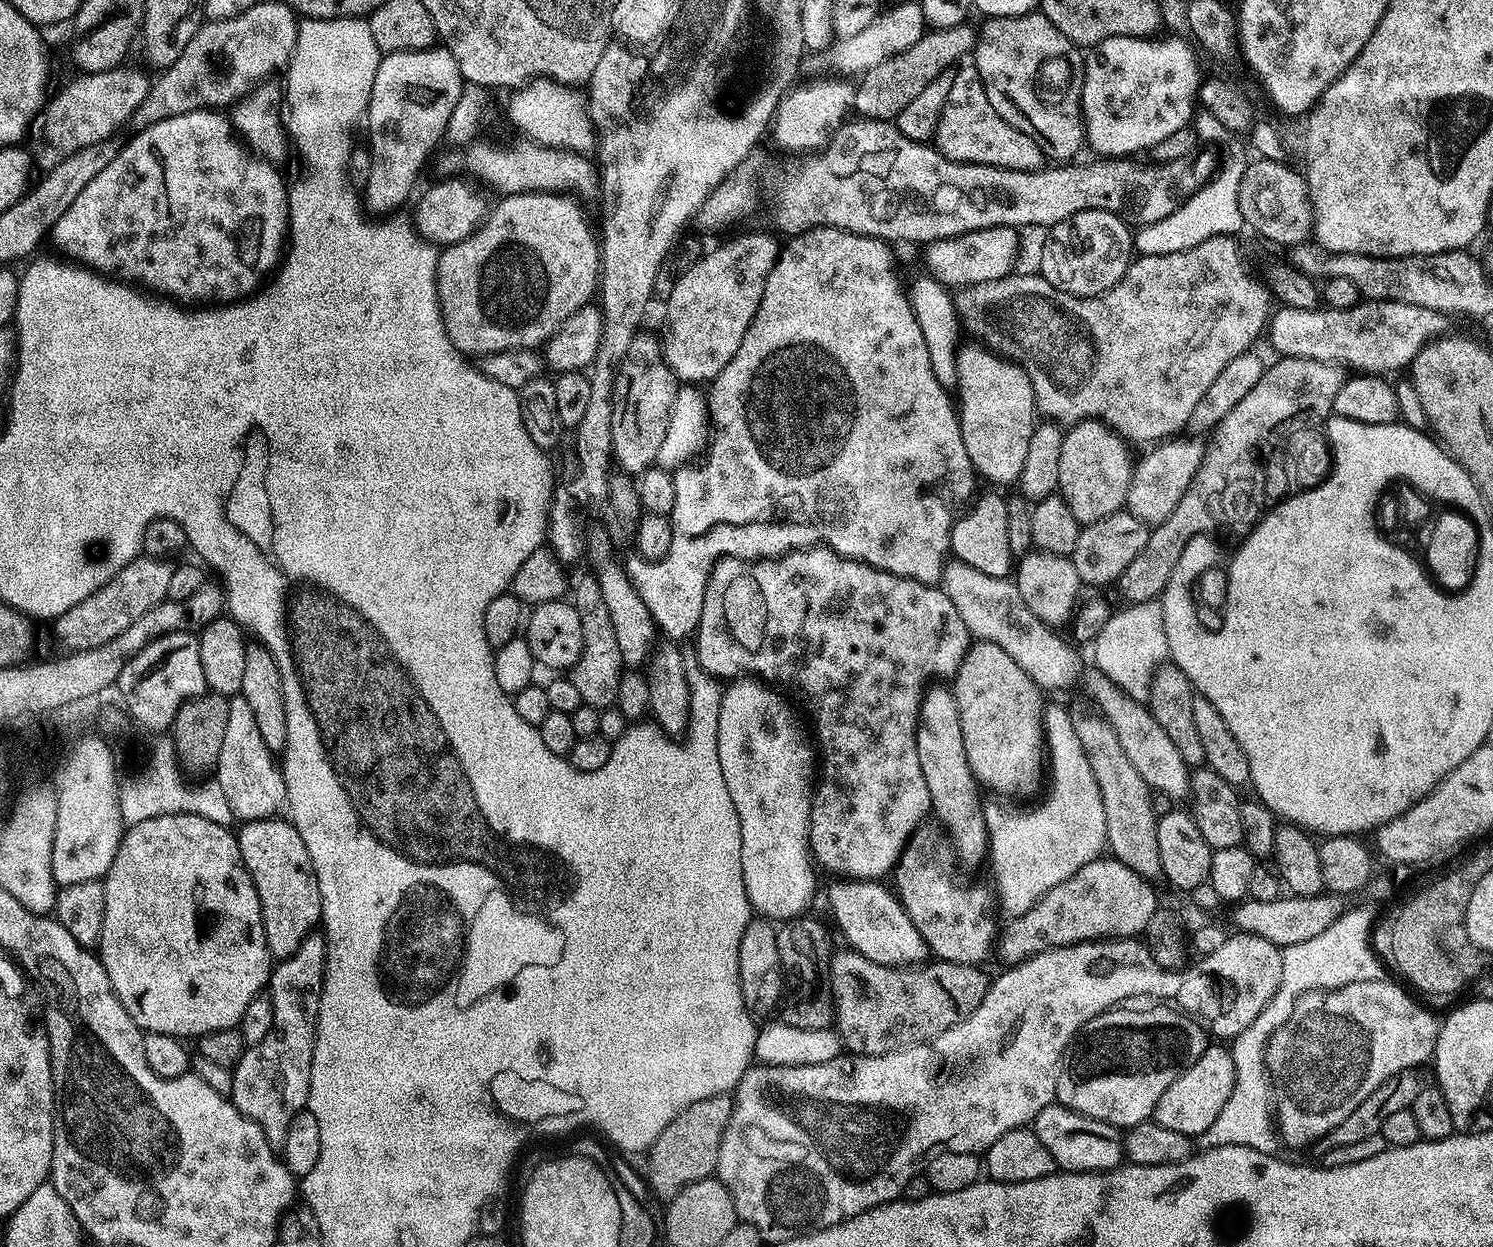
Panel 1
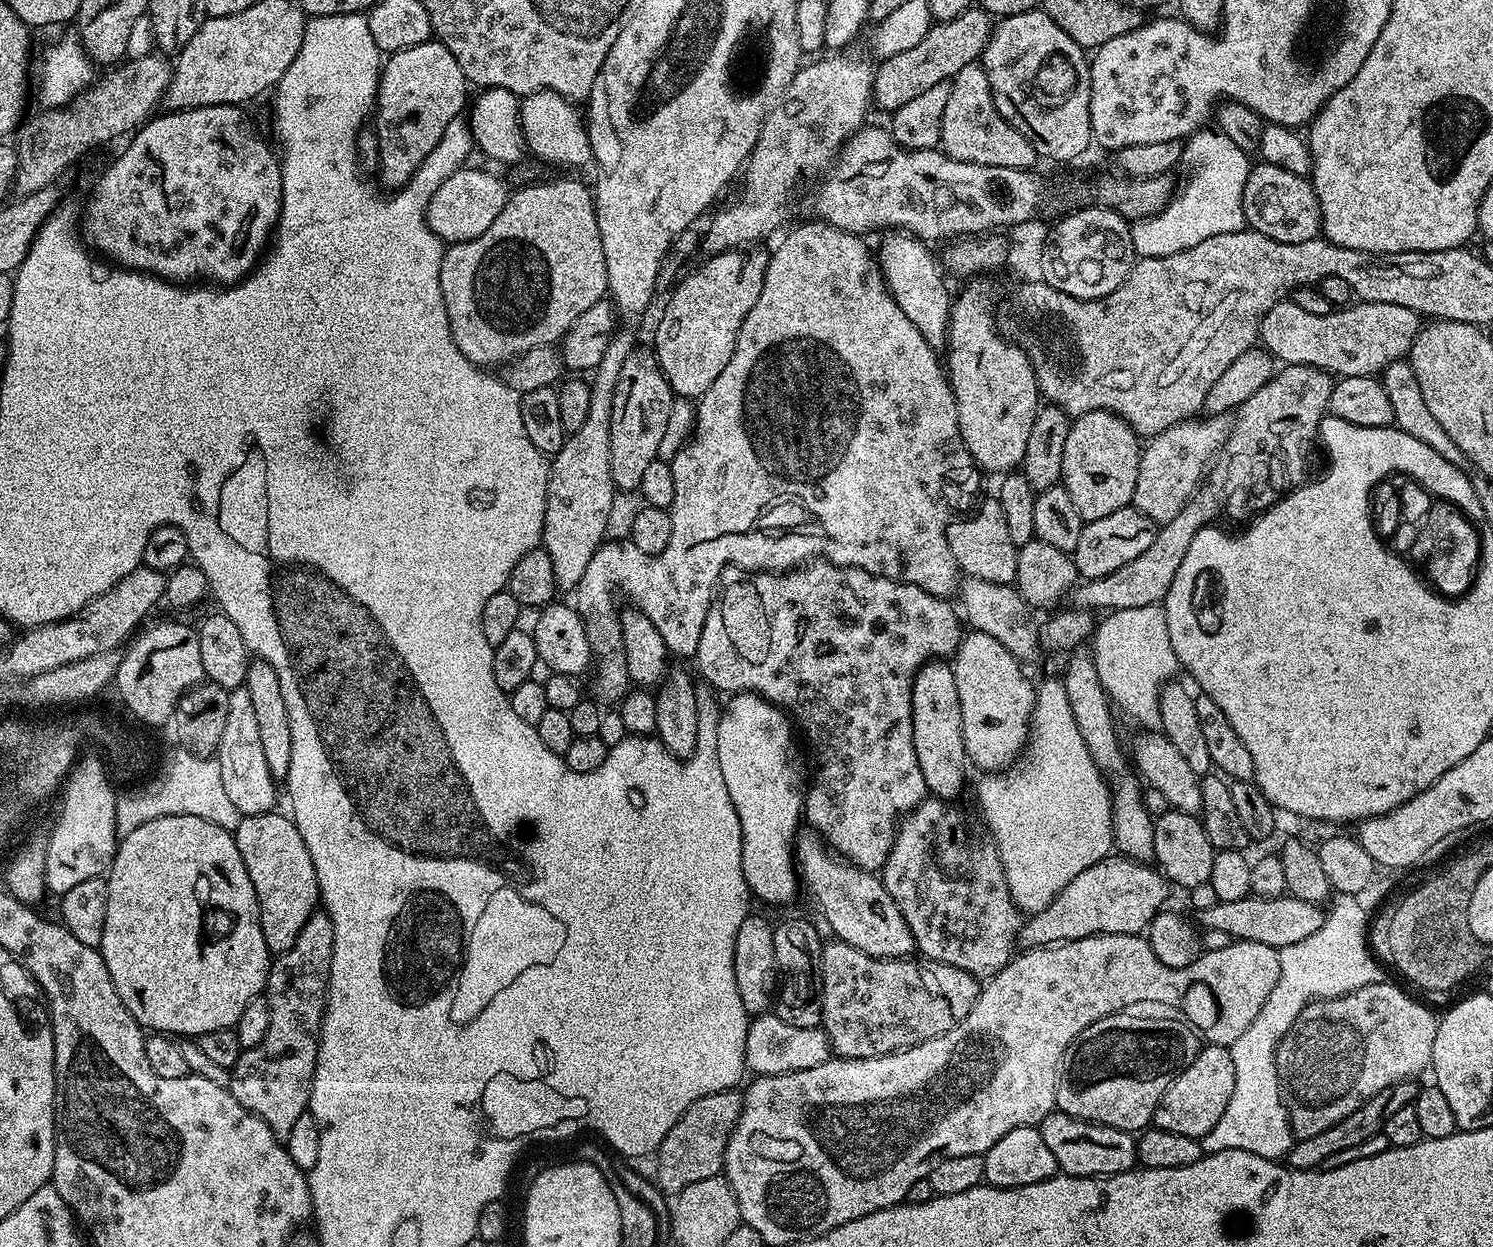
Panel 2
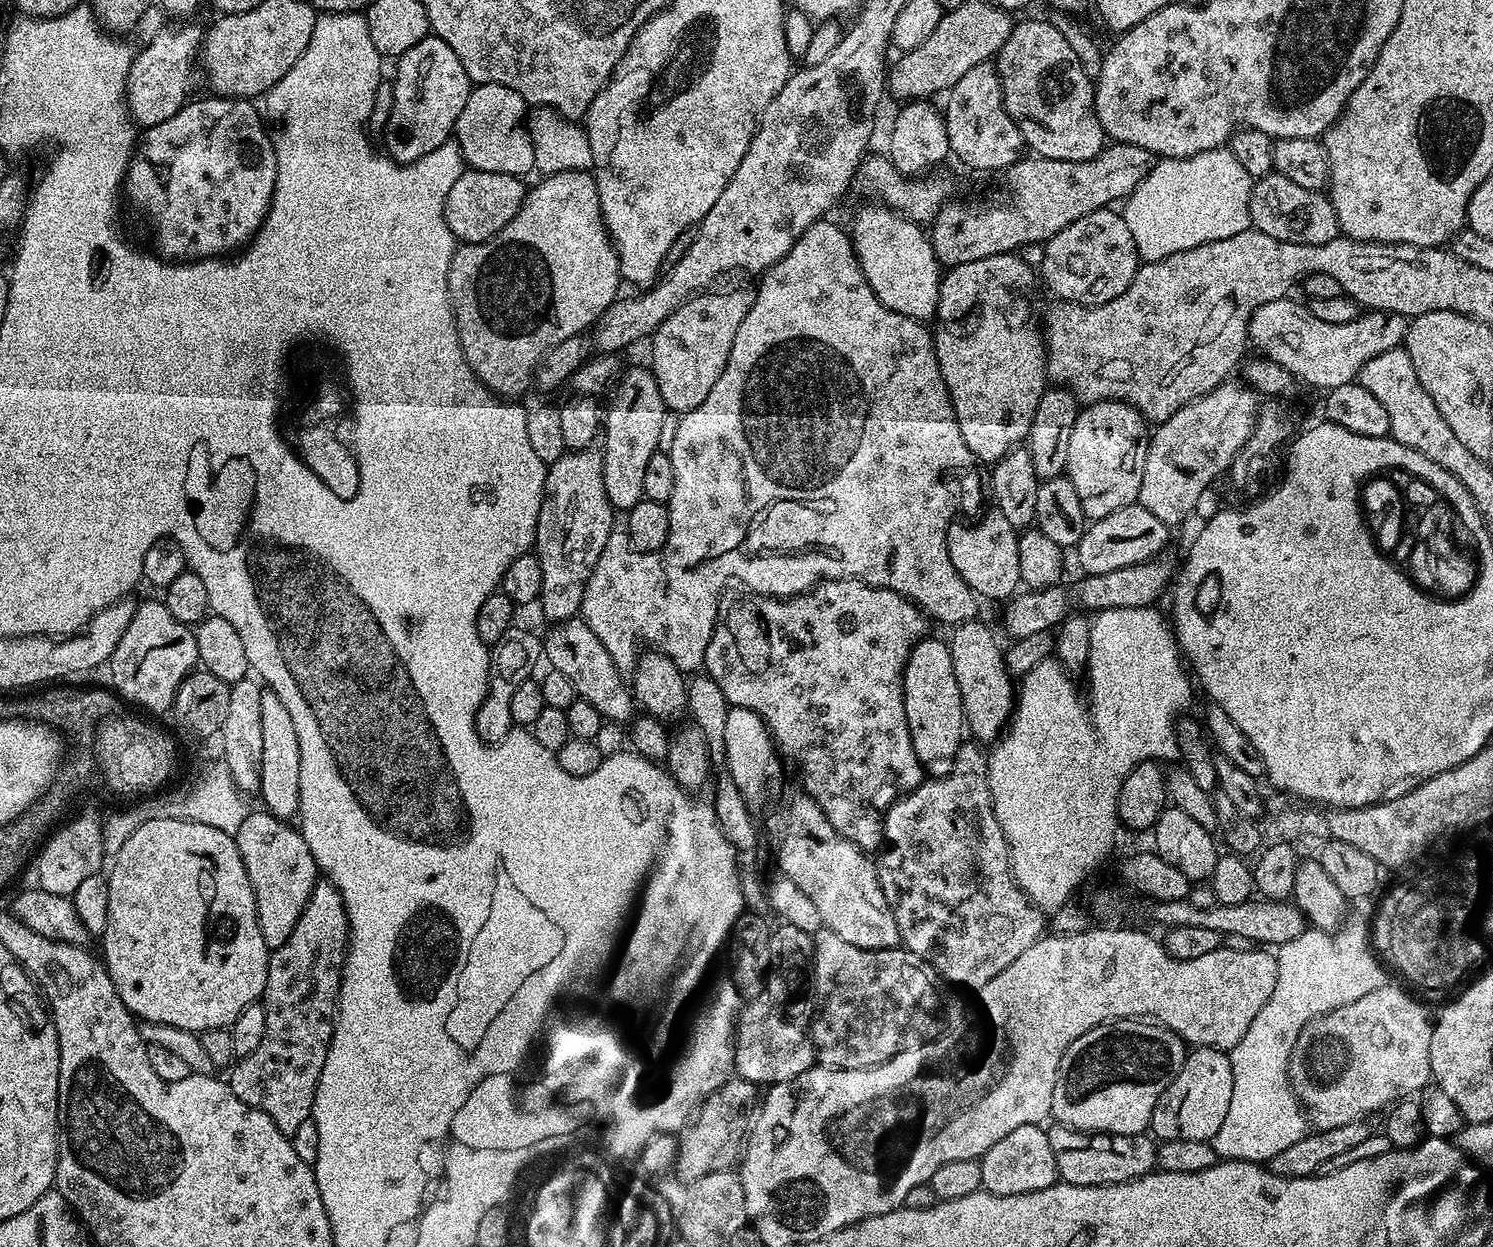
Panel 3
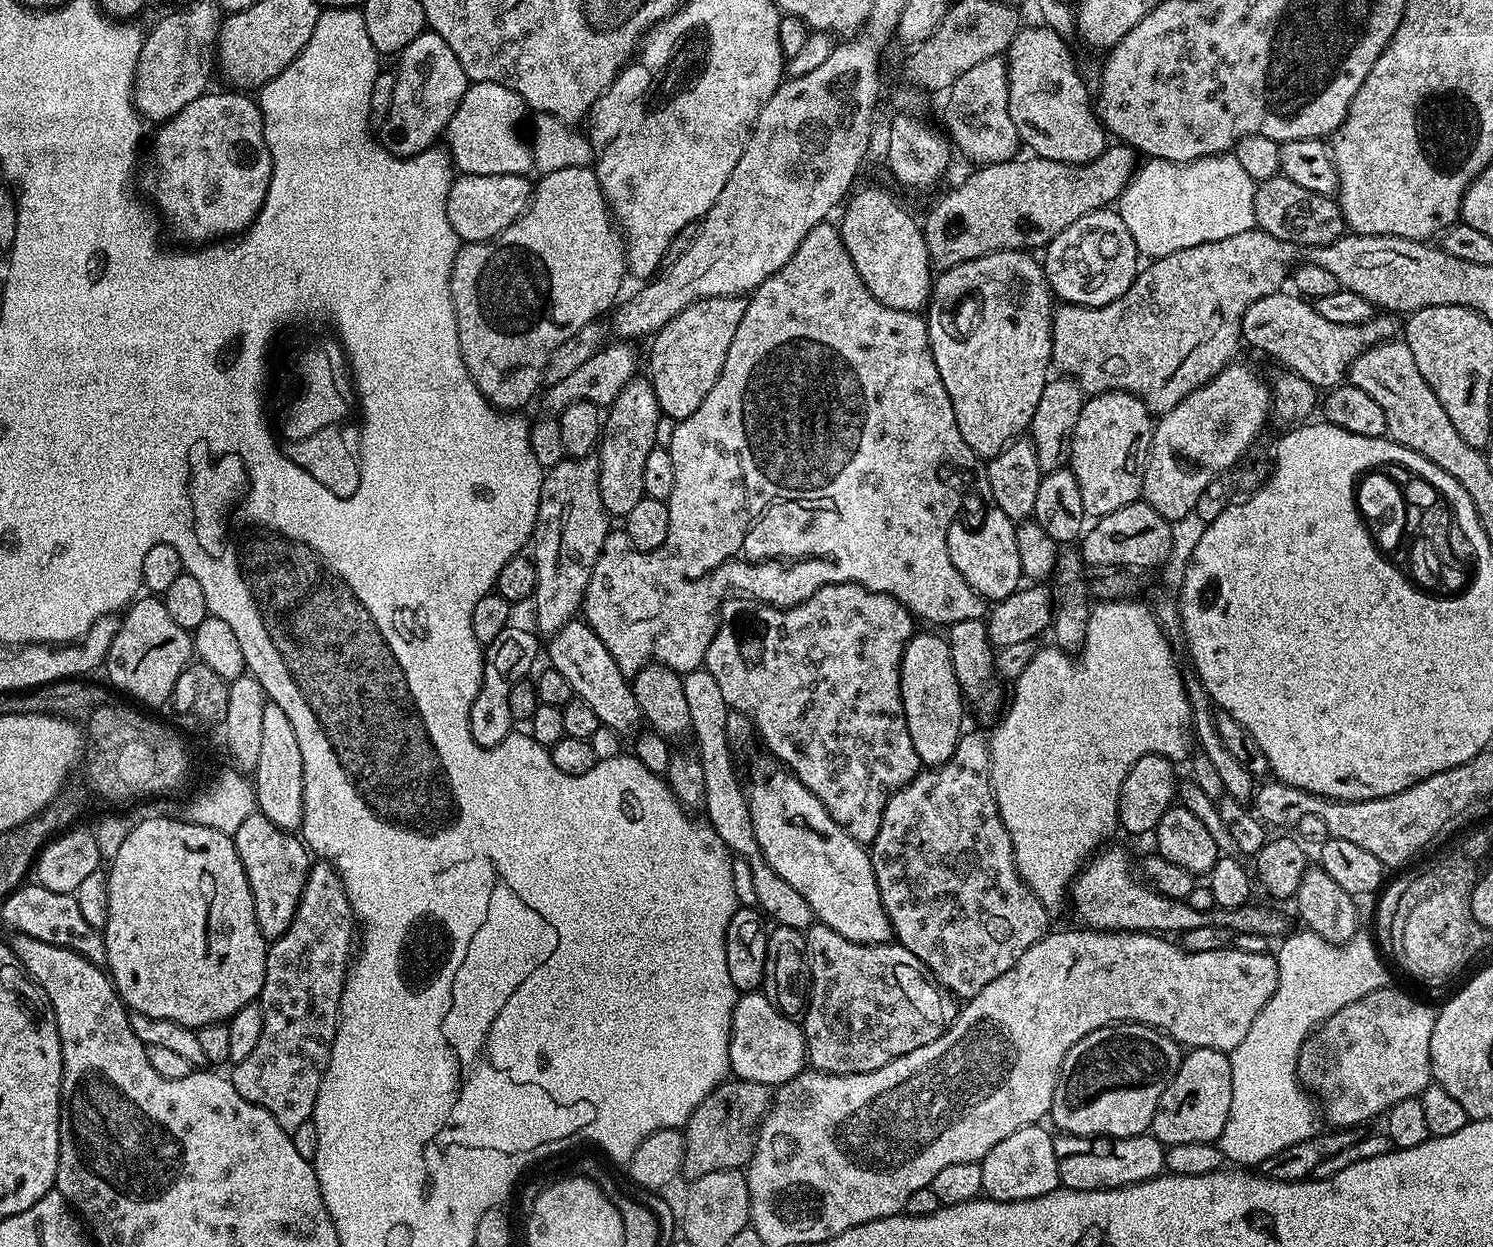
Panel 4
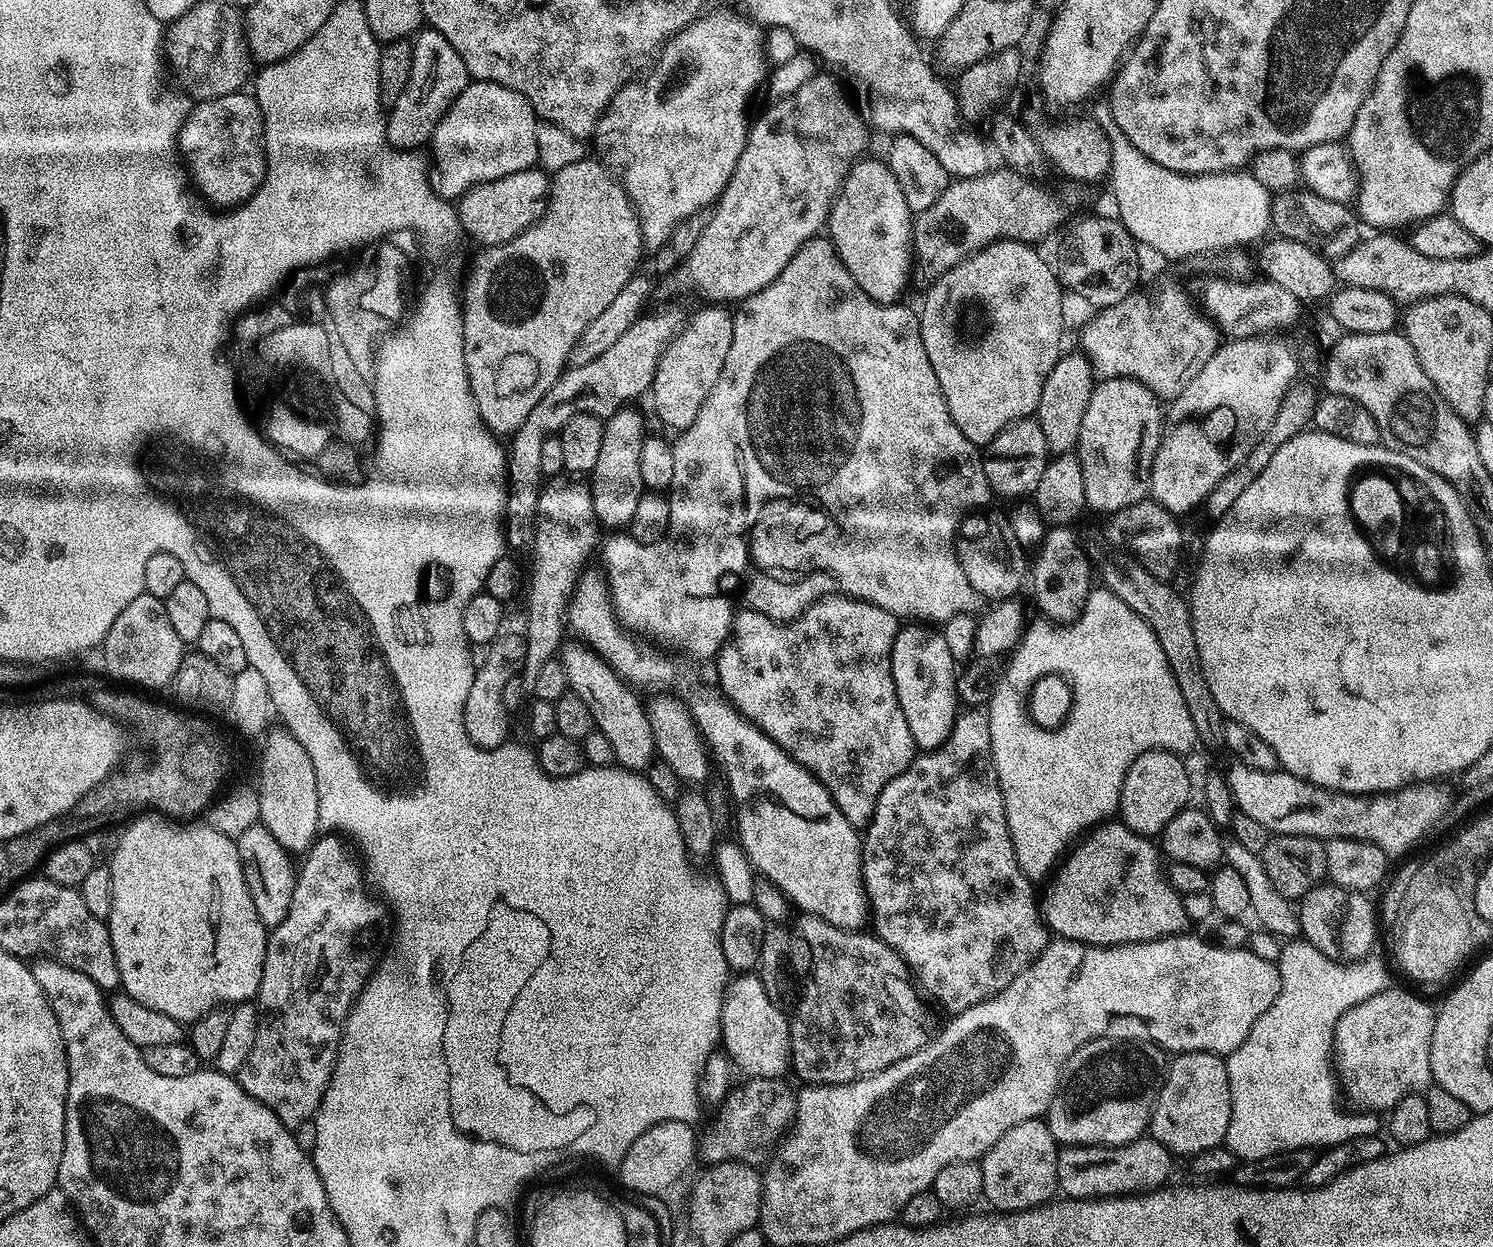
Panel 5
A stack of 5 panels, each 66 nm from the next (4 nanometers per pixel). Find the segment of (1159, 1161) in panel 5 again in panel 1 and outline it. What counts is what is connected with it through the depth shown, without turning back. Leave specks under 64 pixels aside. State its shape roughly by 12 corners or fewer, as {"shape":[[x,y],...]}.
{"shape":[[1047,1104],[1030,1127],[1057,1169],[1109,1172],[1121,1129]]}

